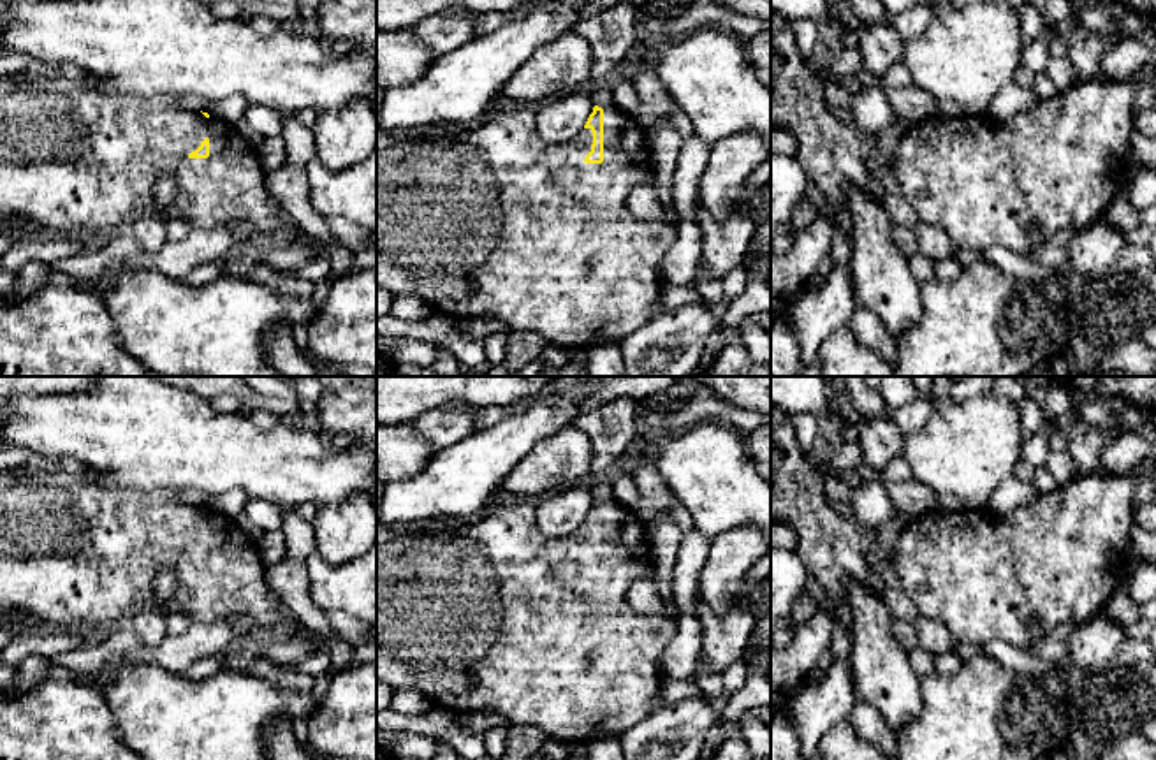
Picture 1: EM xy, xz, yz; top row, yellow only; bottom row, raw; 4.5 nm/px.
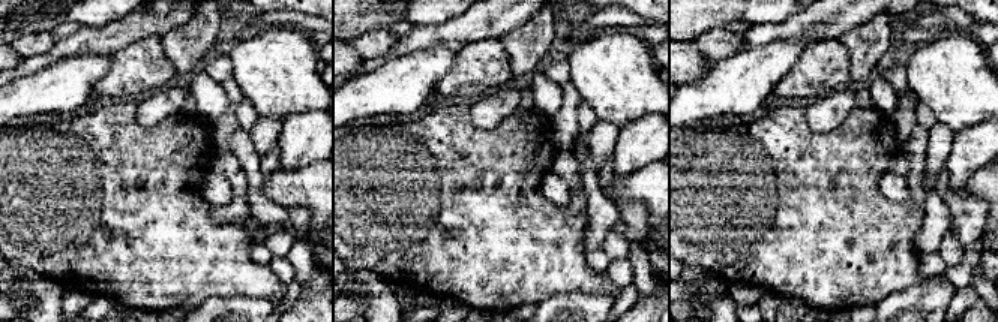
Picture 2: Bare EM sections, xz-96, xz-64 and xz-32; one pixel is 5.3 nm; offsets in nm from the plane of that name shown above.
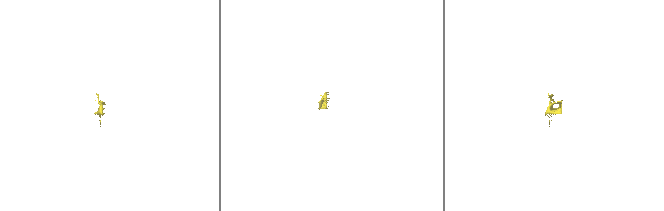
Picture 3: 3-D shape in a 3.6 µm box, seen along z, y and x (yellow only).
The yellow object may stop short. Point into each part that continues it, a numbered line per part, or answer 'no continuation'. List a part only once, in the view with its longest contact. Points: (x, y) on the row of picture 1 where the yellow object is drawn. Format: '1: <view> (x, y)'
1: xz (495, 222)

